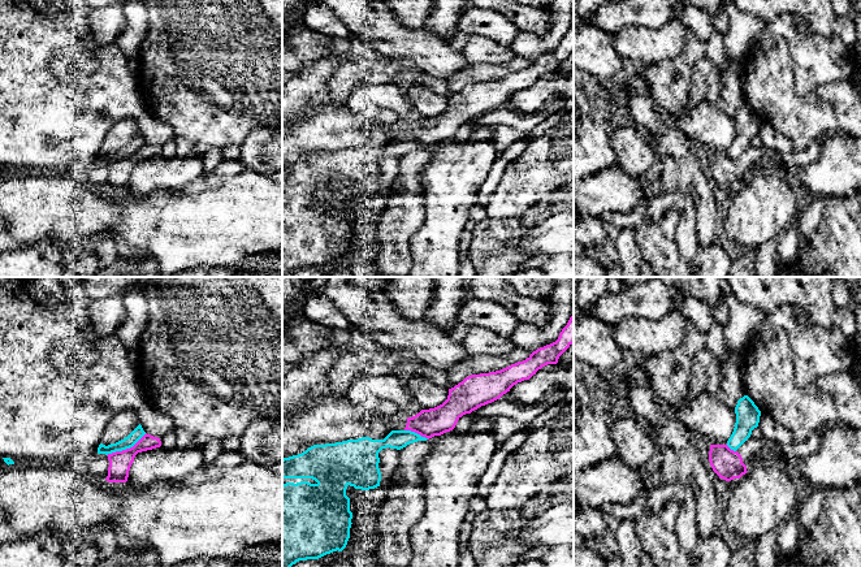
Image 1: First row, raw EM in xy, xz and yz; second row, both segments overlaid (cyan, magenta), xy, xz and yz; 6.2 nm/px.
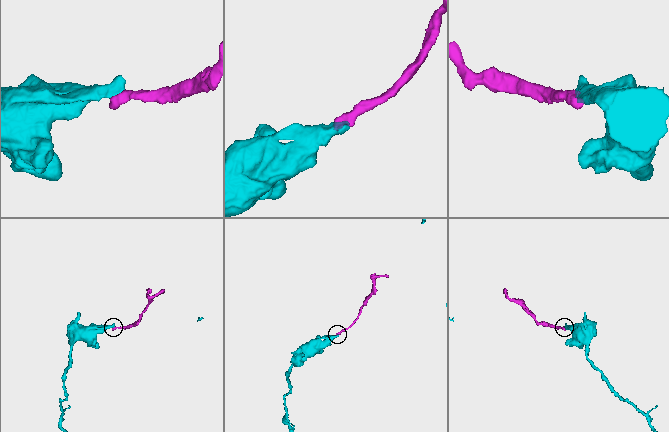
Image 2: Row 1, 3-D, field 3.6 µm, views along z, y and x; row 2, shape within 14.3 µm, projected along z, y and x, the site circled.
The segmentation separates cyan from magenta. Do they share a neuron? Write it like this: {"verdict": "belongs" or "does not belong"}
{"verdict": "does not belong"}

